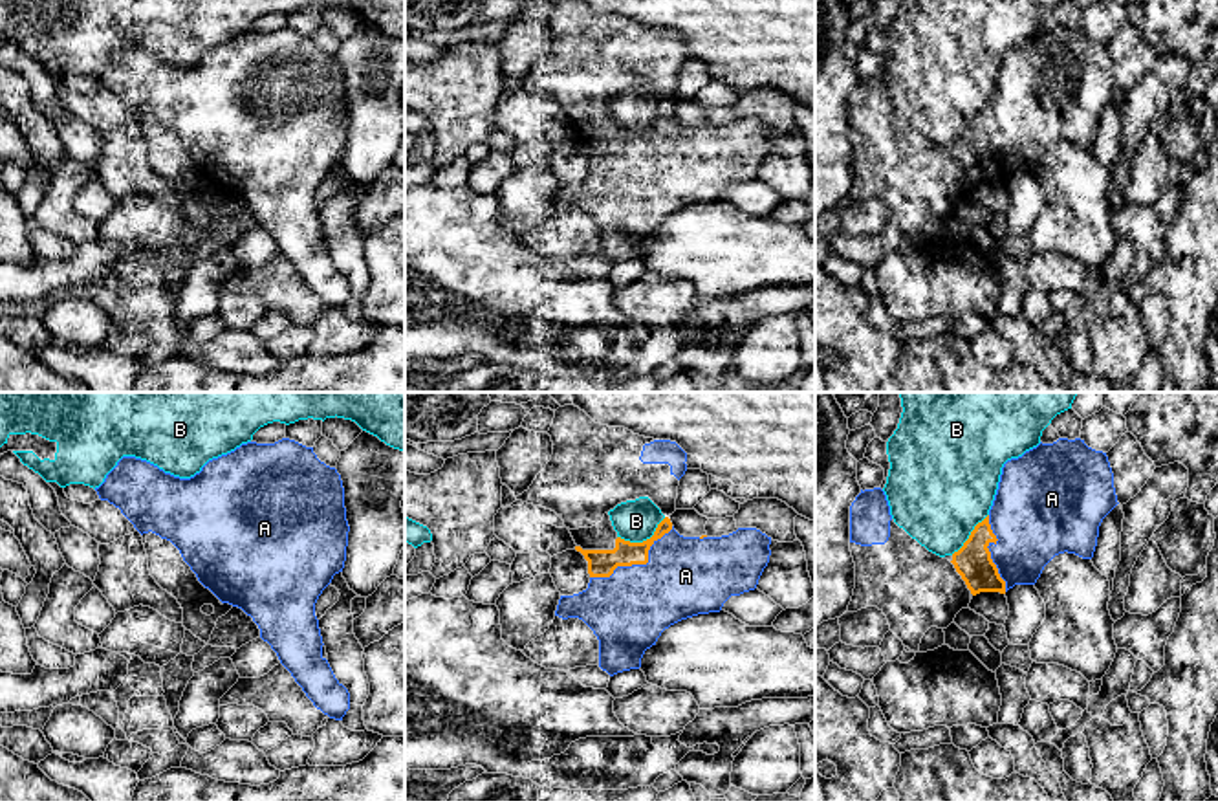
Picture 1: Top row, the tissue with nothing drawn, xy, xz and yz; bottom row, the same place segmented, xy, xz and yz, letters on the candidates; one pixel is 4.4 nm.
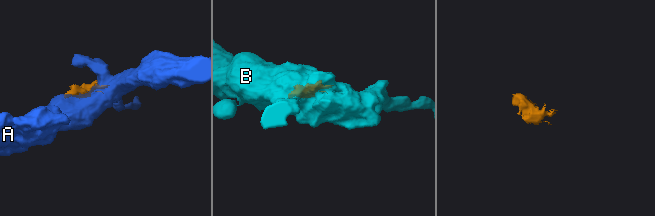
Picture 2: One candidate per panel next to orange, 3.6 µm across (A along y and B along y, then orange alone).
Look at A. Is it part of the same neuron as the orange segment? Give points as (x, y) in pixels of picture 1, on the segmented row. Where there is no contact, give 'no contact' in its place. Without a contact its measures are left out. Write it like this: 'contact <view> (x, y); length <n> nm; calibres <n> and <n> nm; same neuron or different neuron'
contact xz (636, 563); length 440 nm; calibres 130 and 360 nm; same neuron

